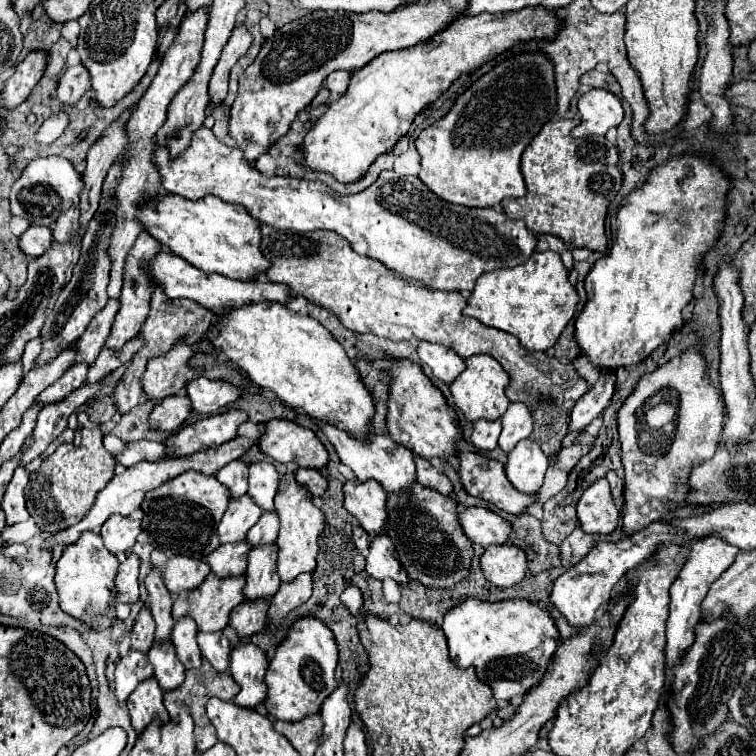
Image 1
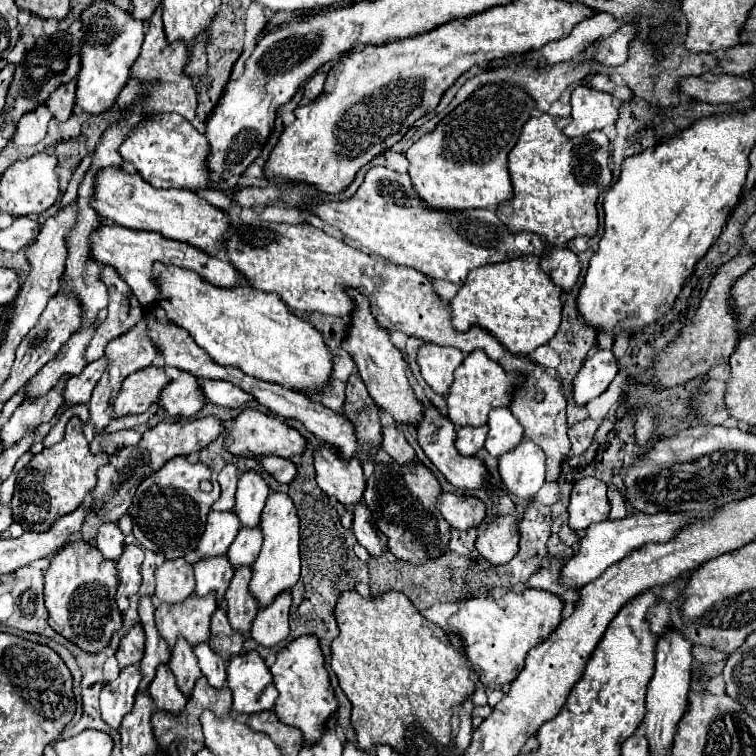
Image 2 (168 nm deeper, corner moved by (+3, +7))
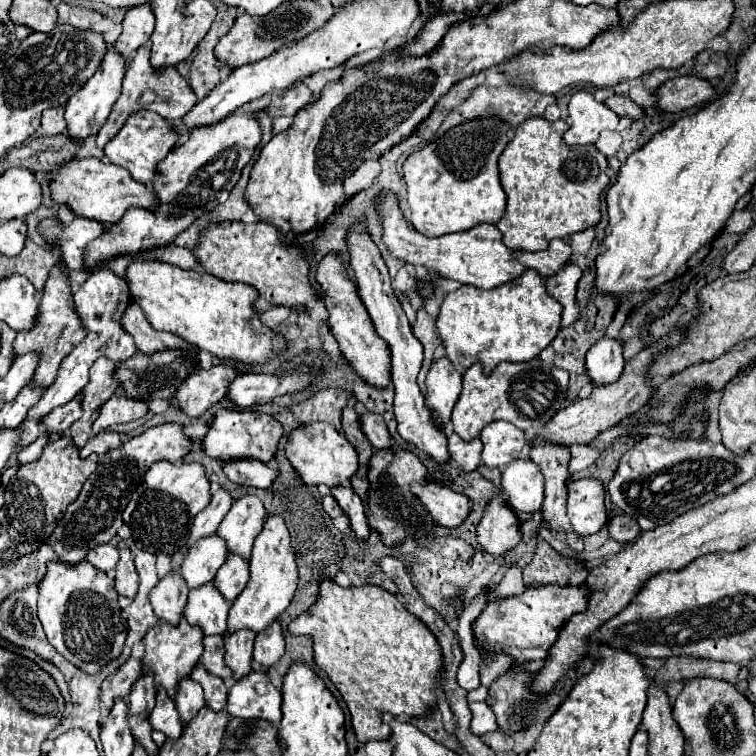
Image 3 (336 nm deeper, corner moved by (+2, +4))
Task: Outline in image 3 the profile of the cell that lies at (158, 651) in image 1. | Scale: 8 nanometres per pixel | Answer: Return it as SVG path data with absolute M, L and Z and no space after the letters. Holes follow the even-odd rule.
M157 693L157 705L149 715L149 723L153 729L165 733L165 737L169 739L179 739L183 725L177 717L177 709L175 703L169 701L169 697L165 697L165 693Z

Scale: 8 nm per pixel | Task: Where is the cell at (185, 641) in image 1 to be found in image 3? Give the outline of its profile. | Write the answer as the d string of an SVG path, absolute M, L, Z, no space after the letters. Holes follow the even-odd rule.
M185 677L185 681L181 681L181 689L177 689L175 705L179 711L181 723L189 723L199 713L199 709L205 705L201 687L191 677Z

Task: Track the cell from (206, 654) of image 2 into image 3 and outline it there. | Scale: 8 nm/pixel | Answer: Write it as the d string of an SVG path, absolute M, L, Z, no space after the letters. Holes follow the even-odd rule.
M197 665L191 673L193 681L197 681L203 687L205 693L205 705L211 711L223 711L223 707L227 705L227 687L223 683L223 679L219 677L209 677L205 673L205 669L201 669L201 665Z

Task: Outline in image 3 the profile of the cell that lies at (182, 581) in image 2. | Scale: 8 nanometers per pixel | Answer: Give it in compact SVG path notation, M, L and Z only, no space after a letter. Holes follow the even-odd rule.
M169 573L163 577L151 593L151 607L155 615L169 625L177 625L187 603L187 593L189 589L185 589L185 581L181 581L179 573Z

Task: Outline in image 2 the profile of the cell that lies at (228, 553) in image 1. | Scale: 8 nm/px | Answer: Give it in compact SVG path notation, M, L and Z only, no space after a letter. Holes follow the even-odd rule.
M212 556L212 558L202 558L200 562L194 564L196 572L196 594L204 596L208 592L216 592L218 604L224 600L224 592L234 576L234 568L228 560L228 556Z

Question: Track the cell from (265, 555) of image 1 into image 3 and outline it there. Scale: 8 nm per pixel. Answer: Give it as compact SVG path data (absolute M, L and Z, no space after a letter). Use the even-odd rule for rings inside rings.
M247 629L225 635L225 665L233 671L233 679L241 679L253 671L253 641L255 633L247 633Z

